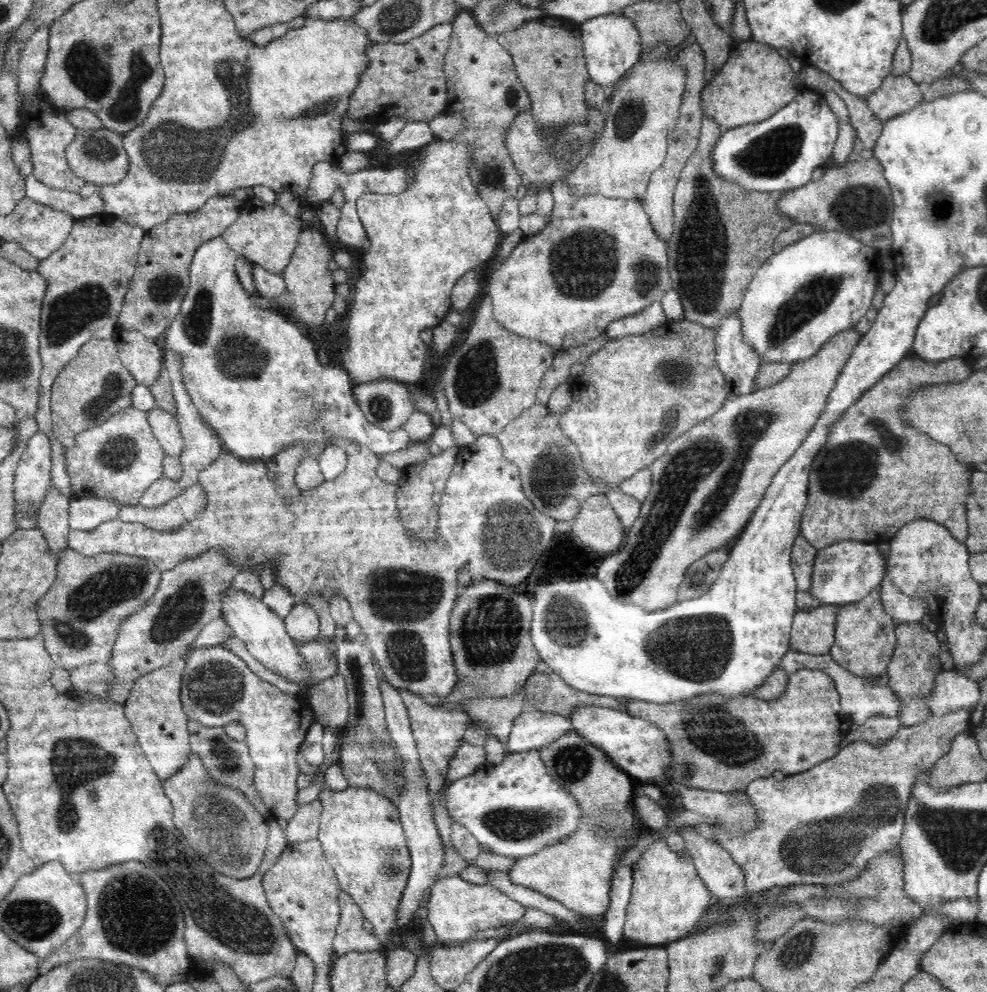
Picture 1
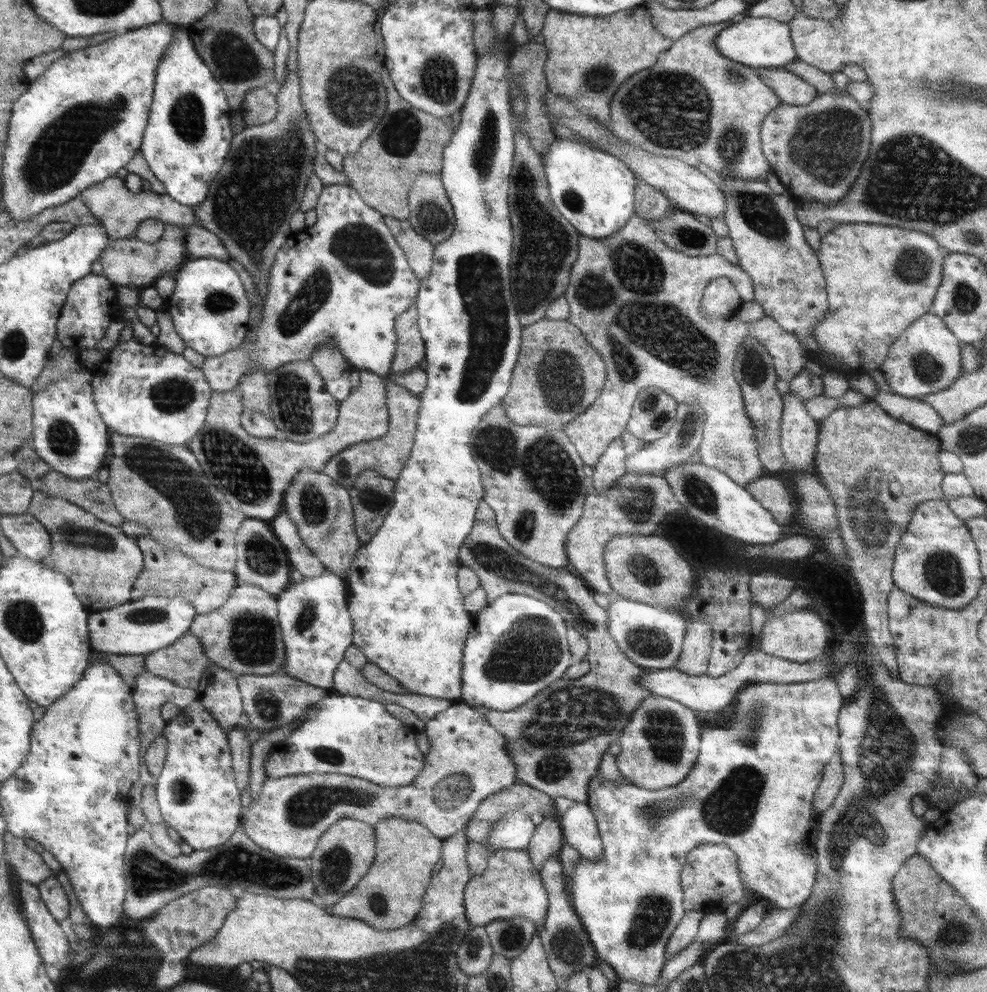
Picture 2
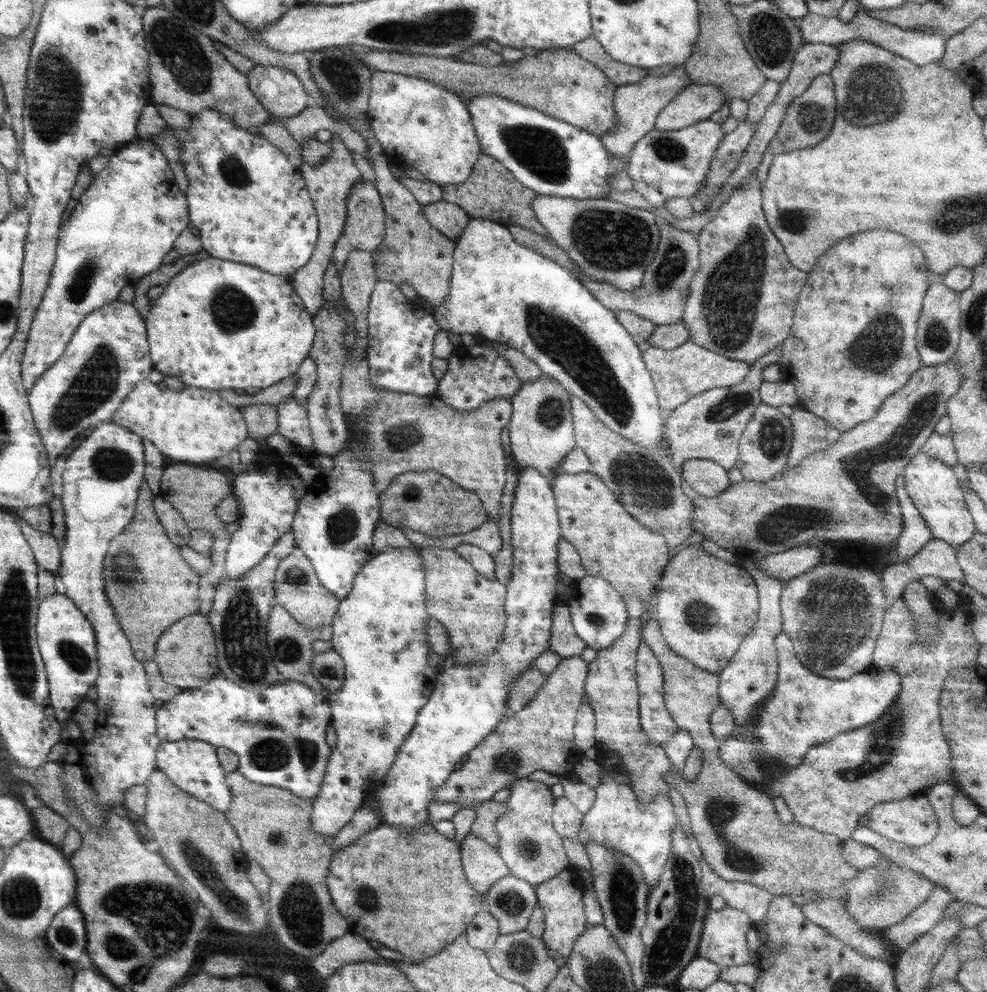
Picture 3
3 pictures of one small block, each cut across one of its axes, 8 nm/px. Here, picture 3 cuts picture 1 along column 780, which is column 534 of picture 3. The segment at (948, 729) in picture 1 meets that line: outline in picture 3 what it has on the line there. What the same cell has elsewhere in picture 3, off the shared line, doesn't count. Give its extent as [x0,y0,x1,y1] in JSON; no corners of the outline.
[495,777,569,887]

